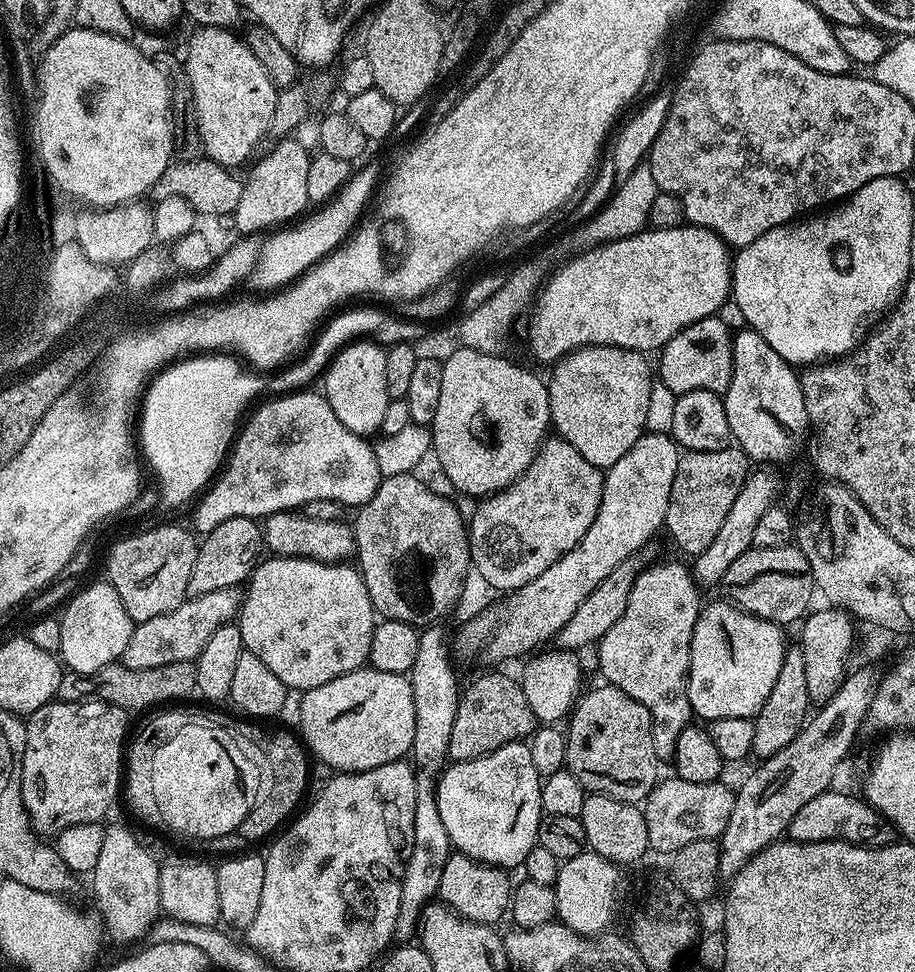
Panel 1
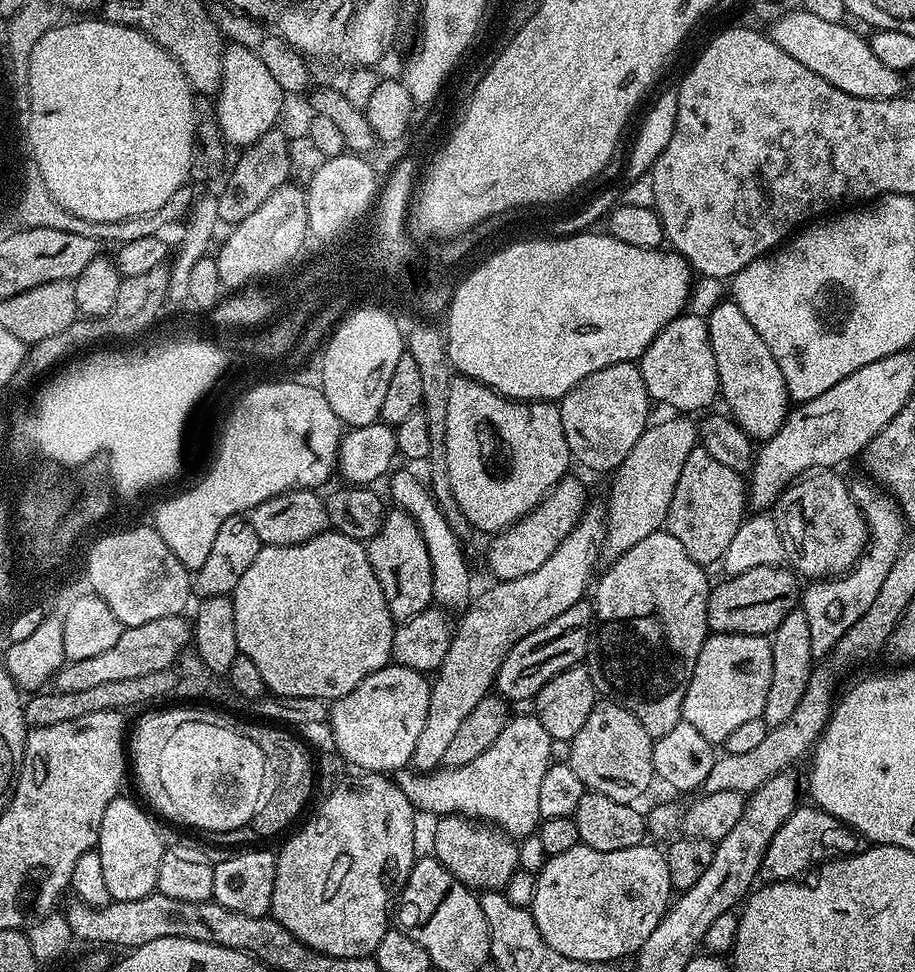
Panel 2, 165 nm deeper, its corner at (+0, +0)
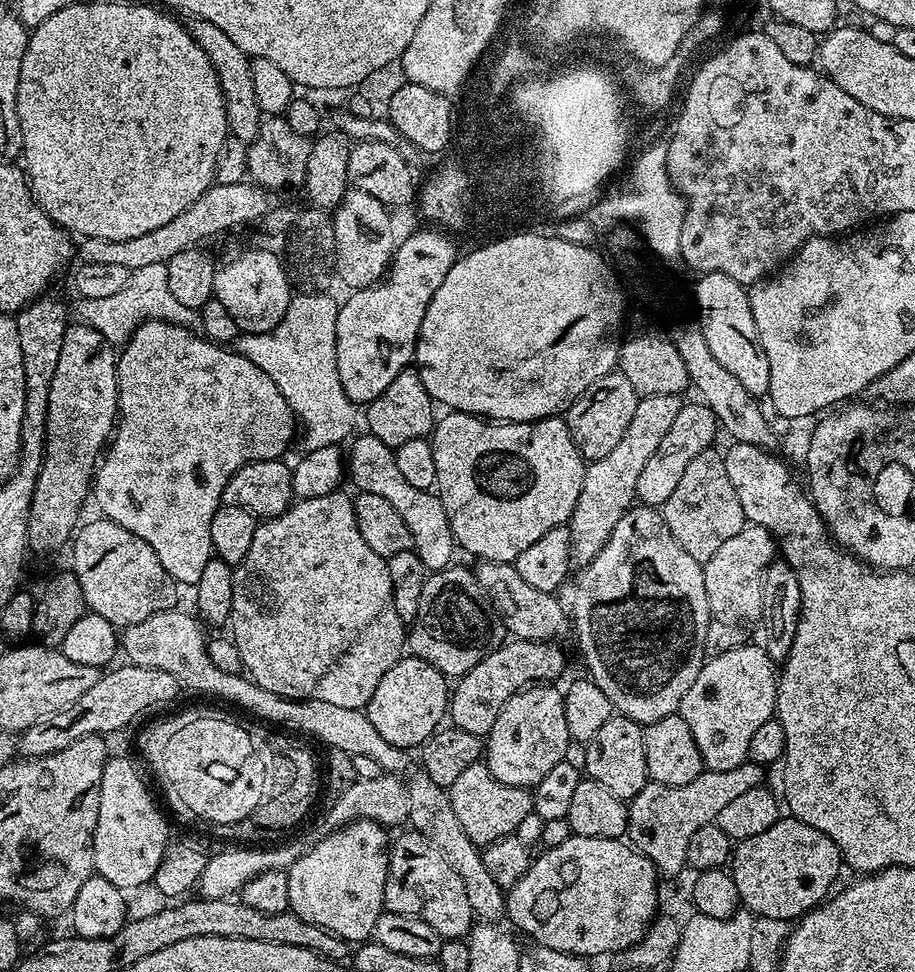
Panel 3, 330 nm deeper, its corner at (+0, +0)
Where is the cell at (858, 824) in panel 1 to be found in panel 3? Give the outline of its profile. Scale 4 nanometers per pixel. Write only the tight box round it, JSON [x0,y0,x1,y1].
[730,814,846,918]

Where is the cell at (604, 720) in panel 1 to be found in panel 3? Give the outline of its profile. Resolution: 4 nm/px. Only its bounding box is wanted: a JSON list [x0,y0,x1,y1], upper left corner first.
[583,710,650,802]

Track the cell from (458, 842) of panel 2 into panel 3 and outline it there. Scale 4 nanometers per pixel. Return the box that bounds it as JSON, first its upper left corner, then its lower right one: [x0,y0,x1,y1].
[443,770,530,854]

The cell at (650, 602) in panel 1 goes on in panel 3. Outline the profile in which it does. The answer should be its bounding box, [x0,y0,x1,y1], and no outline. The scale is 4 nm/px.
[574,510,710,726]

